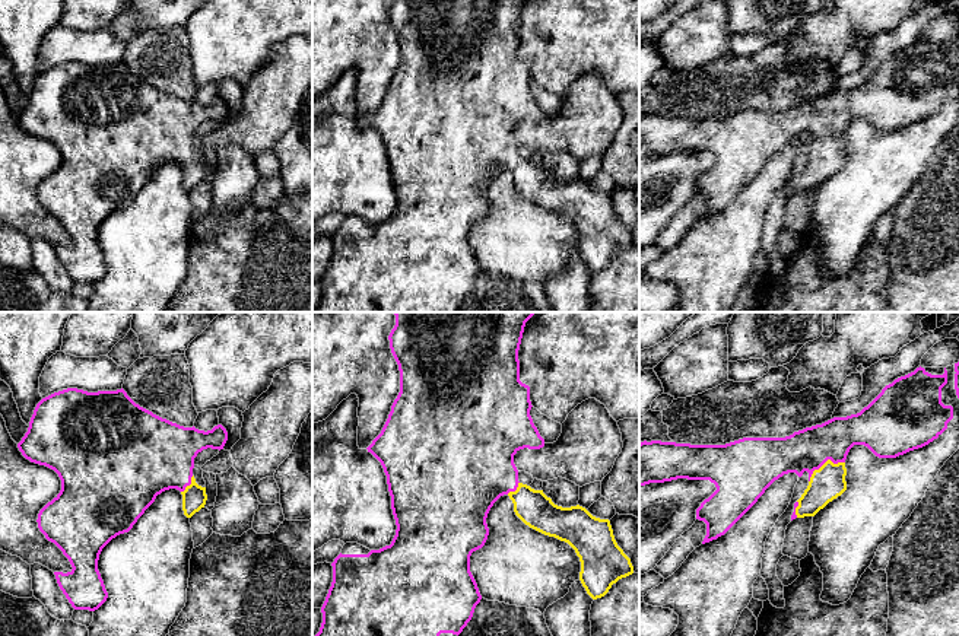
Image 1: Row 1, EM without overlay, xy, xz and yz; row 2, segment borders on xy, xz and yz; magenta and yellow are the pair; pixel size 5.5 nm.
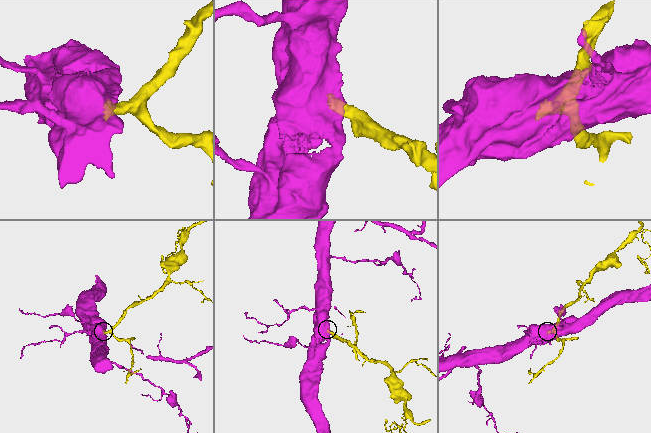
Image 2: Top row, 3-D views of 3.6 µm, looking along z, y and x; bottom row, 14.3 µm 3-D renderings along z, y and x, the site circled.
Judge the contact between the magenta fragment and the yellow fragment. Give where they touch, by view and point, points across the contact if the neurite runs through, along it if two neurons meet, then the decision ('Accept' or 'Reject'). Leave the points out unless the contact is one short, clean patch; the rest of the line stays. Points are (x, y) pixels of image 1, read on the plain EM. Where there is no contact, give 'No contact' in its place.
Touches magenta at yz (823, 136). Path across: yz (807, 123), (823, 136), (826, 156). Accept

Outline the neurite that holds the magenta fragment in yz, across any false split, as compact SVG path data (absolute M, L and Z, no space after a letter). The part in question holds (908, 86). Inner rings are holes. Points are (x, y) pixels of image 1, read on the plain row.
M959 39L917 41L895 53L860 86L833 90L785 111L743 111L725 118L676 115L639 117L639 159L677 152L709 153L717 163L696 182L706 197L702 217L724 209L779 150L809 146L809 159L794 177L791 194L814 190L847 163L845 133L854 118L867 120L879 131L896 131L937 112L947 101L959 99Z

